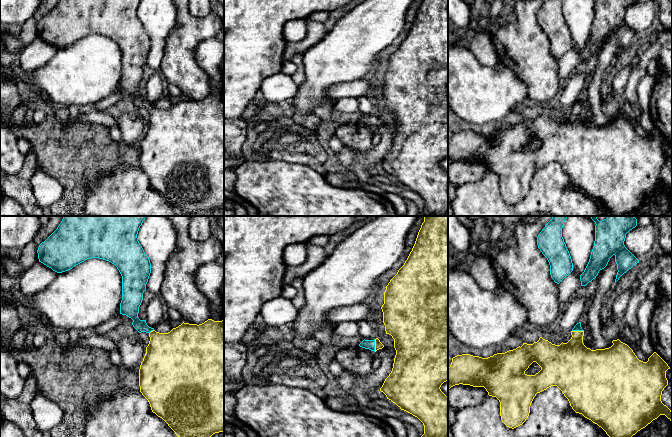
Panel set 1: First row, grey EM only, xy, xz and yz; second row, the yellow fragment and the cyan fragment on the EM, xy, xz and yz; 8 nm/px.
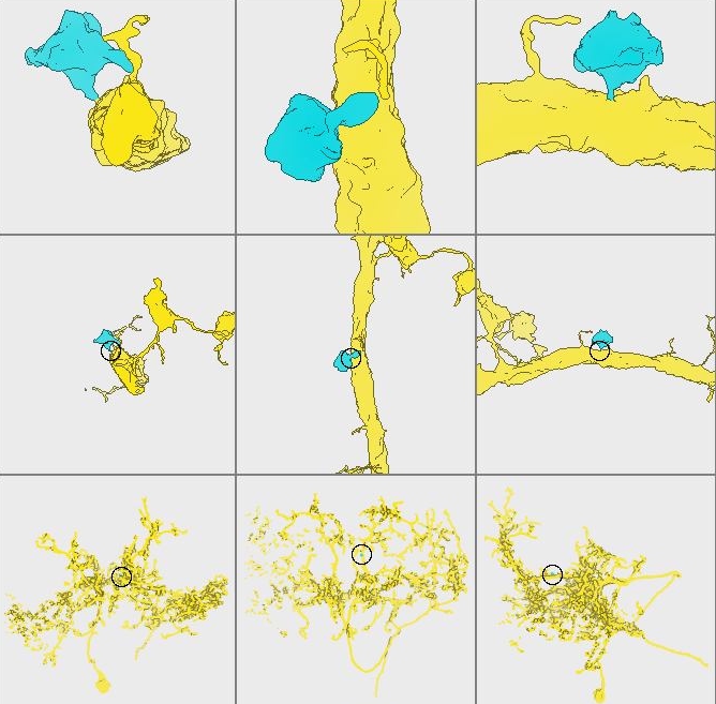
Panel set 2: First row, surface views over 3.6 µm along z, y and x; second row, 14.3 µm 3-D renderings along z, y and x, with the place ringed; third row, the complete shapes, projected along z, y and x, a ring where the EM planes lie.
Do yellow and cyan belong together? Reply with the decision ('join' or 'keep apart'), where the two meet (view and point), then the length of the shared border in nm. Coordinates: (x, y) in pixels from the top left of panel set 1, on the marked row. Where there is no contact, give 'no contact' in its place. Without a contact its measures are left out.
join | xz (375, 345) | 100 nm

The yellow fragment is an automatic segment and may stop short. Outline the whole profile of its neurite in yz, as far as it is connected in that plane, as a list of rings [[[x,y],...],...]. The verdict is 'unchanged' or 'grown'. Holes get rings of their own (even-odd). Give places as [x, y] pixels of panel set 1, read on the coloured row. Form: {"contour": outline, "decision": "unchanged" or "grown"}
{"contour": [[[581,322],[574,326],[571,335],[567,343],[562,342],[560,345],[552,344],[540,337],[533,344],[523,343],[521,347],[505,353],[497,353],[488,358],[470,354],[457,355],[452,358],[448,368],[448,389],[459,384],[484,387],[489,396],[499,400],[501,420],[512,429],[526,421],[536,394],[551,386],[557,386],[576,413],[582,414],[597,424],[609,437],[632,437],[660,415],[665,415],[672,423],[672,411],[661,401],[662,391],[668,385],[666,371],[670,367],[656,352],[648,358],[647,362],[643,362],[627,344],[619,339],[613,340],[613,345],[609,348],[591,350],[583,343],[584,330]],[[533,362],[536,362],[541,370],[535,375],[527,375],[525,371]]], "decision": "grown"}

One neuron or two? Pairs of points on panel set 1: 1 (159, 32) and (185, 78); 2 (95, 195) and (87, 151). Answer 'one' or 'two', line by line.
1: two
2: two

